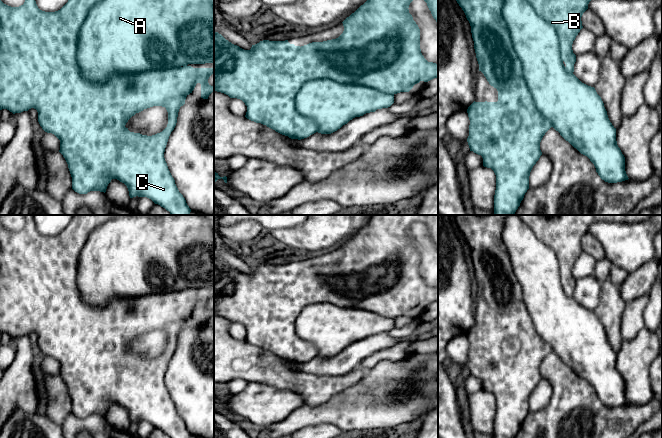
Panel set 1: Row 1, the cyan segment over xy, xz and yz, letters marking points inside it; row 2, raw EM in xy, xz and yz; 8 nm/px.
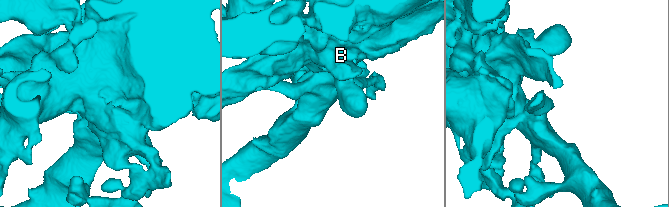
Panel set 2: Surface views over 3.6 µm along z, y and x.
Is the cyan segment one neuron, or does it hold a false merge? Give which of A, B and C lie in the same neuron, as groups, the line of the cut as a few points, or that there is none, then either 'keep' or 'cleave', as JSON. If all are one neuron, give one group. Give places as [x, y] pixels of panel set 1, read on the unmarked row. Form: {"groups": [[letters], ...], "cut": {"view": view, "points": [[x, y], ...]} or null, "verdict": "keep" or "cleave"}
{"groups": [["A"], ["B", "C"]], "cut": {"view": "xy", "points": [[81, 249], [77, 287], [90, 305], [180, 291]]}, "verdict": "cleave"}

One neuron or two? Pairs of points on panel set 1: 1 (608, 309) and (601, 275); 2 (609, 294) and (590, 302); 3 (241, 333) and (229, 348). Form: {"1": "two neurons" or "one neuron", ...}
{"1": "two neurons", "2": "two neurons", "3": "two neurons"}

